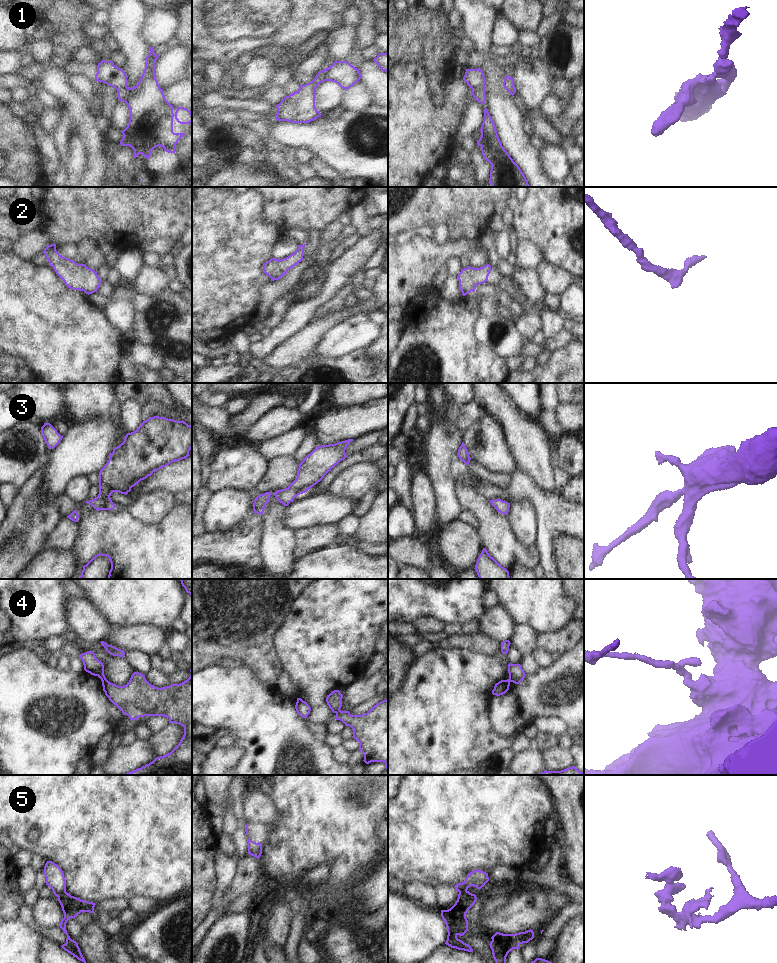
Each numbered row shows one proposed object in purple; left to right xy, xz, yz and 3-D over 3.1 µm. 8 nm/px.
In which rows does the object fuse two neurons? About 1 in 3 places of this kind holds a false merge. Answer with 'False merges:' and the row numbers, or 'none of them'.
False merges: 1, 4, 5

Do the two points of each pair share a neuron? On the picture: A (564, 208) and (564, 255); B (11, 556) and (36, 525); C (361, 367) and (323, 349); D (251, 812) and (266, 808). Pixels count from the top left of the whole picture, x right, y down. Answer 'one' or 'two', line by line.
A: one
B: one
C: two
D: one

